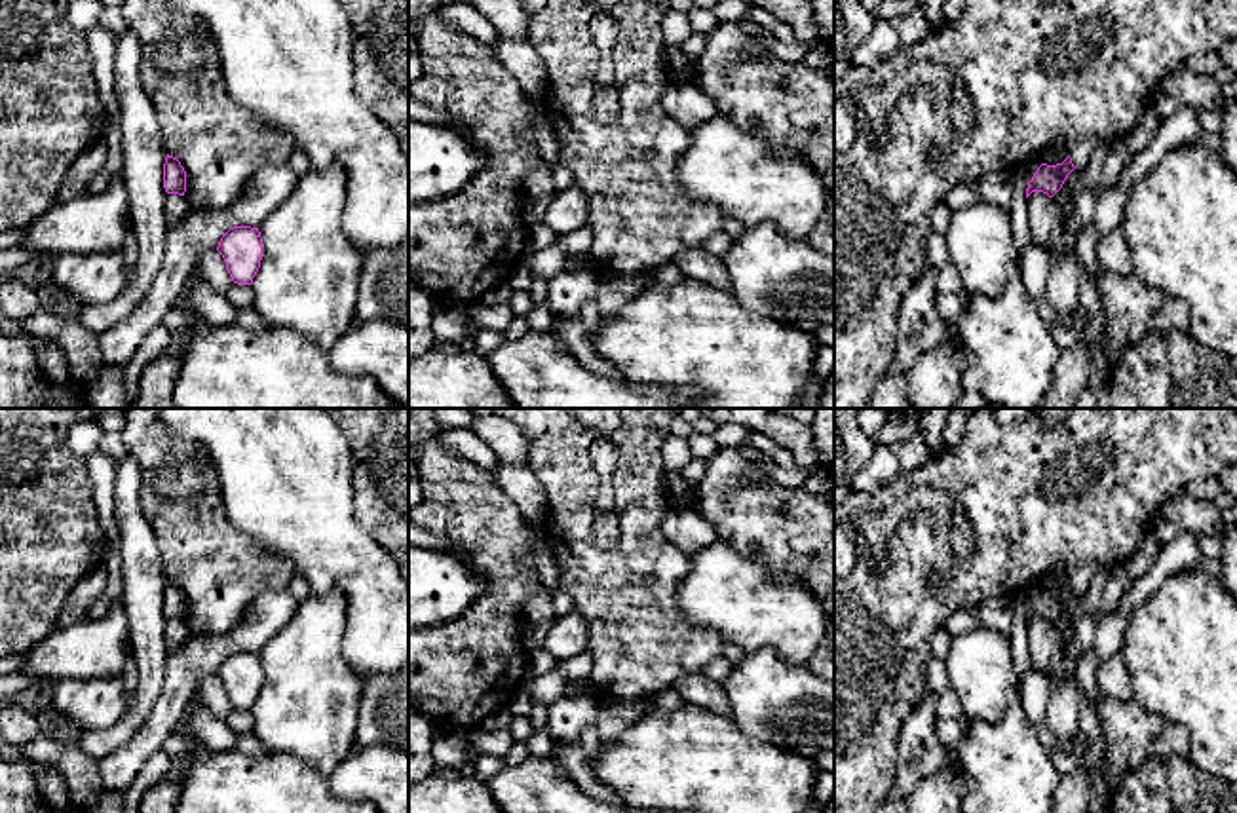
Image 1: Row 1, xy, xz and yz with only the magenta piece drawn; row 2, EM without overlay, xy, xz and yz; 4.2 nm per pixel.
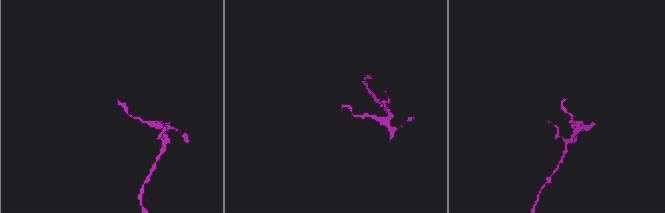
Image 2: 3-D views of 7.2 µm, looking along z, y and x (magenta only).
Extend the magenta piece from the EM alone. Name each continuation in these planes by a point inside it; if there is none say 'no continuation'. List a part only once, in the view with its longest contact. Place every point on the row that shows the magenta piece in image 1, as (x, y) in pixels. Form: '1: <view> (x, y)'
1: yz (1080, 152)

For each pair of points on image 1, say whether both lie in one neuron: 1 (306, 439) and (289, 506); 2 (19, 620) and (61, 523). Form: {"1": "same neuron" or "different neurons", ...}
{"1": "same neuron", "2": "same neuron"}

